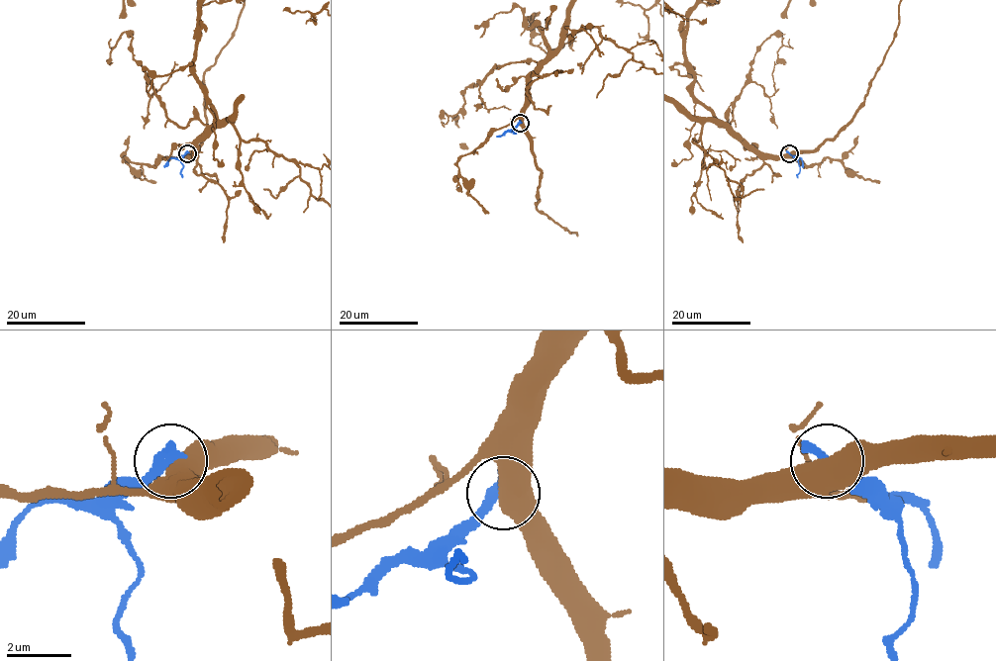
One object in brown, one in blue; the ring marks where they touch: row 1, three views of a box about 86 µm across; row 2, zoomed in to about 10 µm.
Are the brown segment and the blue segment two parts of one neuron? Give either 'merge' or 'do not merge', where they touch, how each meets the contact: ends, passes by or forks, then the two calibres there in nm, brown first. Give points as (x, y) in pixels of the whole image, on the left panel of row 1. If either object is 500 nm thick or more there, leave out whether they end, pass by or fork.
do not merge; at (187, 153); 800 nm thick on the brown side, 360 nm on the other

